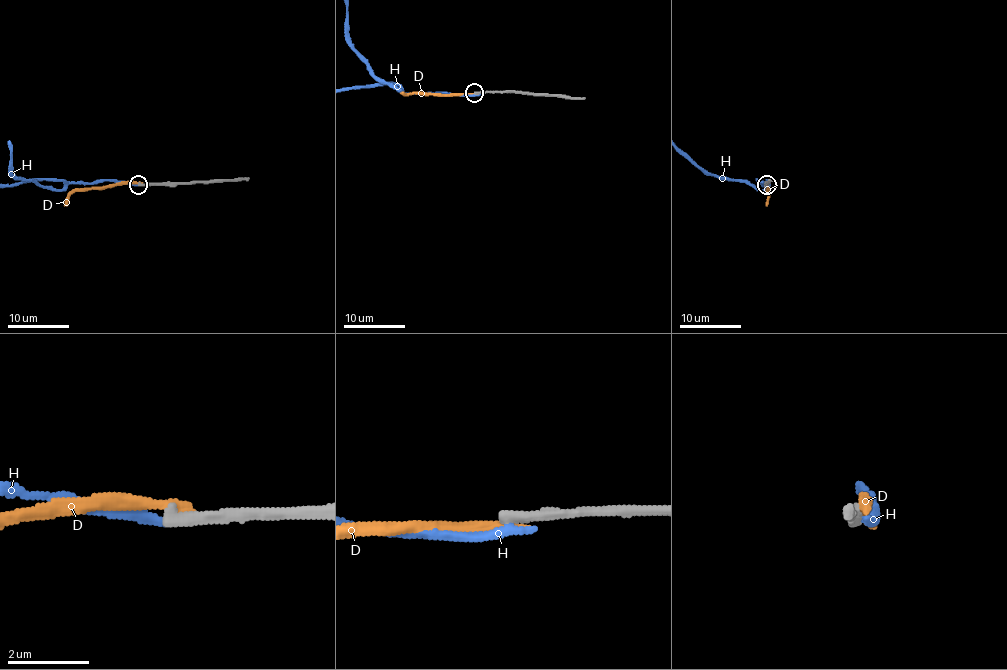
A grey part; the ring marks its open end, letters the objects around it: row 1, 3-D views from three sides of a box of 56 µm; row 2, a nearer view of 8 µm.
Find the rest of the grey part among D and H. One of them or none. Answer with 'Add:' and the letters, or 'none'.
Add: none

